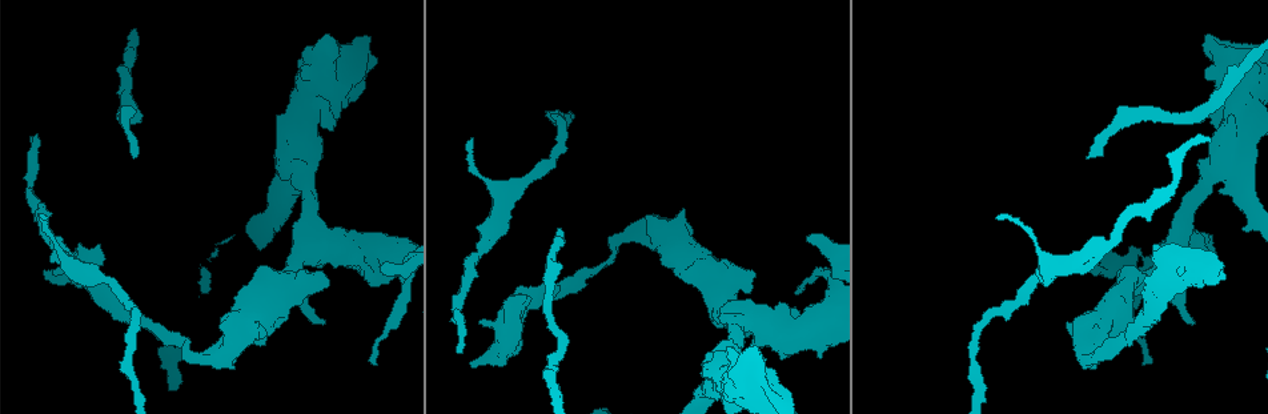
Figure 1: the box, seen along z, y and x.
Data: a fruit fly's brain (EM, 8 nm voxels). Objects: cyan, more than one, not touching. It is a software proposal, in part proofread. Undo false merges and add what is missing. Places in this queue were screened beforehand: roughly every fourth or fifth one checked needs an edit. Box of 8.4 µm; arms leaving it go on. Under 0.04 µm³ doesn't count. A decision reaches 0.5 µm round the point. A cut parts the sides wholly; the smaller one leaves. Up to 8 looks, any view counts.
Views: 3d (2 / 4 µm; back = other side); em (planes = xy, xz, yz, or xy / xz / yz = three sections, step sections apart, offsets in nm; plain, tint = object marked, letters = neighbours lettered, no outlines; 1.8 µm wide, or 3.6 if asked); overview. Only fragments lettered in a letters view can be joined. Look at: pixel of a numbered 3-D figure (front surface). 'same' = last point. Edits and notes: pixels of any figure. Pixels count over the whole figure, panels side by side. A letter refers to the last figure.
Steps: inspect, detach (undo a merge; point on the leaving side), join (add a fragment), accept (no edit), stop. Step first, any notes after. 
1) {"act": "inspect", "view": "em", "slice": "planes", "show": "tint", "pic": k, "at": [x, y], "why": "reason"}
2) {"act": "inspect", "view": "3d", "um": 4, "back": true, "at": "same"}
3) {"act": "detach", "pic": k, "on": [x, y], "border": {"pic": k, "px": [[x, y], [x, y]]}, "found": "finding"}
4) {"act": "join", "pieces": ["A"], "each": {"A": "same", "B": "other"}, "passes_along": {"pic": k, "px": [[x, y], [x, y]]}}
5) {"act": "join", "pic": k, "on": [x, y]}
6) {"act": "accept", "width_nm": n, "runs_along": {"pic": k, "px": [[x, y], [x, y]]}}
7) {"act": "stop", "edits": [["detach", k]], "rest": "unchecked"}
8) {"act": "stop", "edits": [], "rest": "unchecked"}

{"act": "inspect", "view": "em", "slice": "planes", "show": "letters", "pic": 1, "at": [1207, 139], "why": "tapers out"}

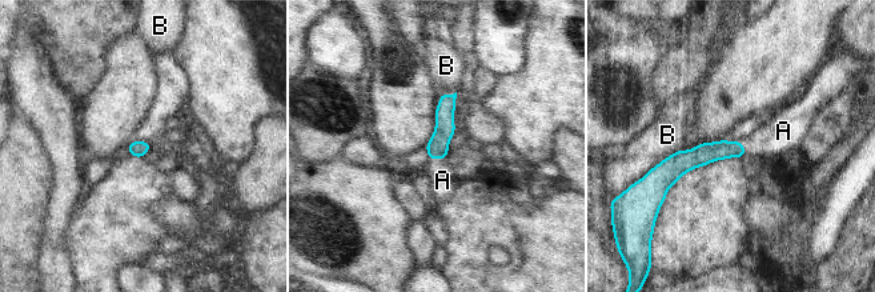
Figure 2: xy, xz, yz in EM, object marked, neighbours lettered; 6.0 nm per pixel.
{"act": "join", "pieces": ["A"], "each": {"A": "same", "B": "other"}, "passes_along": {"pic": 2, "px": [[437, 147], [437, 158], [442, 180]]}, "found": "the neuron continues"}

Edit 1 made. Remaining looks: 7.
{"act": "inspect", "view": "em", "um": 3.6, "slice": "planes", "show": "letters", "pic": 1, "at": [43, 217], "why": "an open end"}

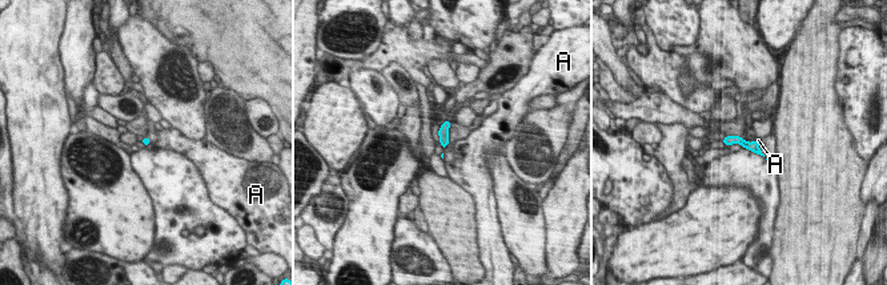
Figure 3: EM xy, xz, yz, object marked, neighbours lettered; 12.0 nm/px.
{"act": "accept", "each": {"A": "other"}, "border": {"pic": 3, "px": [[449, 143], [444, 149]]}, "found": "none of them fits"}

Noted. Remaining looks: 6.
{"act": "inspect", "view": "em", "slice": "yz", "step": 8, "show": "tint", "pic": 1, "at": [816, 233]}

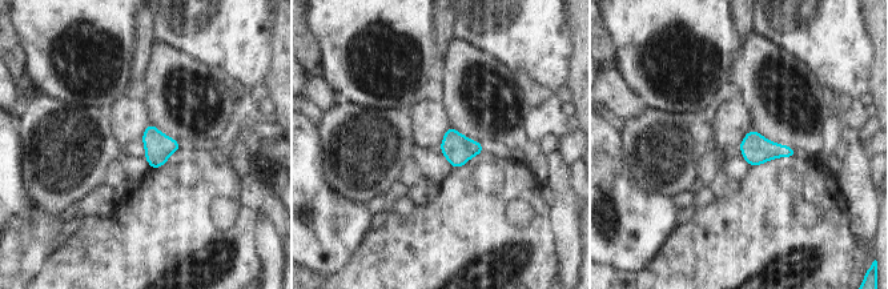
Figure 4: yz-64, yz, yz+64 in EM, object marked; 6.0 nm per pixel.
{"act": "inspect", "view": "em", "slice": "planes", "show": "letters", "at": "same"}

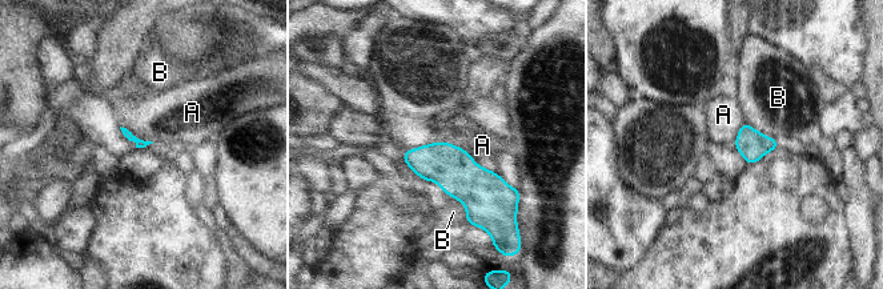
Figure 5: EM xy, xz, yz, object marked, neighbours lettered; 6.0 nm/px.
{"act": "accept", "each": {"A": "other", "B": "other"}, "border": {"pic": 5, "px": [[120, 125], [140, 139], [152, 143]]}, "found": "no lettered fragment goes on from it"}

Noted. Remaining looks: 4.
{"act": "stop", "edits": [["join", 2]], "rest": "unchecked"}

